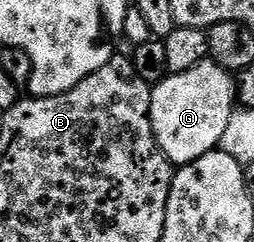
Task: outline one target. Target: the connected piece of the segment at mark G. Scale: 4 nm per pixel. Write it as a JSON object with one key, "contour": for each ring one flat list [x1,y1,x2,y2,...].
{"contour":[[207,58,200,66,184,70,184,74,171,74,159,84,153,85,150,93,150,121,160,150,175,166,196,162,204,154,218,148,220,138,228,126,228,118,236,110,236,80,231,73,223,70]]}

